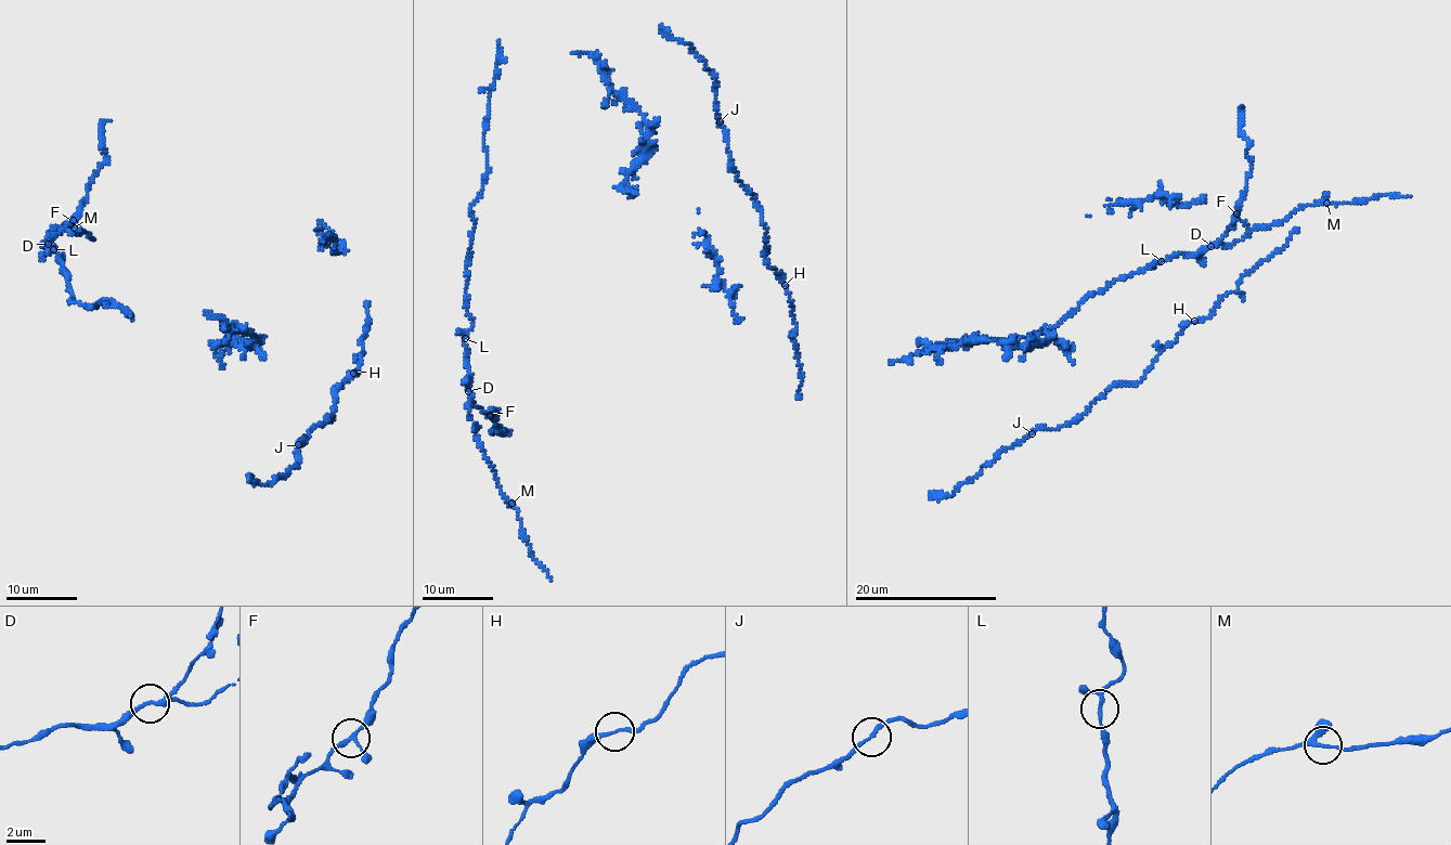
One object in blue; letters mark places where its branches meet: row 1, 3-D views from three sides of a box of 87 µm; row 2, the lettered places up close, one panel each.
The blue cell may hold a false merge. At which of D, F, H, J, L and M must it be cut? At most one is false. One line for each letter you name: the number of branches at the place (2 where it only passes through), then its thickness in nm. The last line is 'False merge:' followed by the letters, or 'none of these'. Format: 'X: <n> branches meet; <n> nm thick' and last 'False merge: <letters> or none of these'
False merge: none of these

